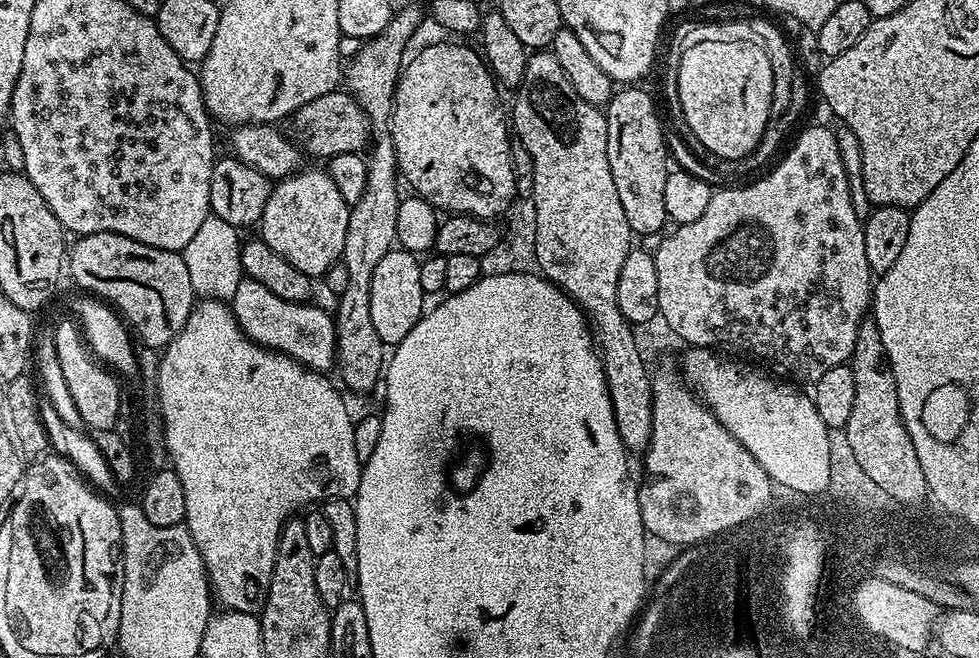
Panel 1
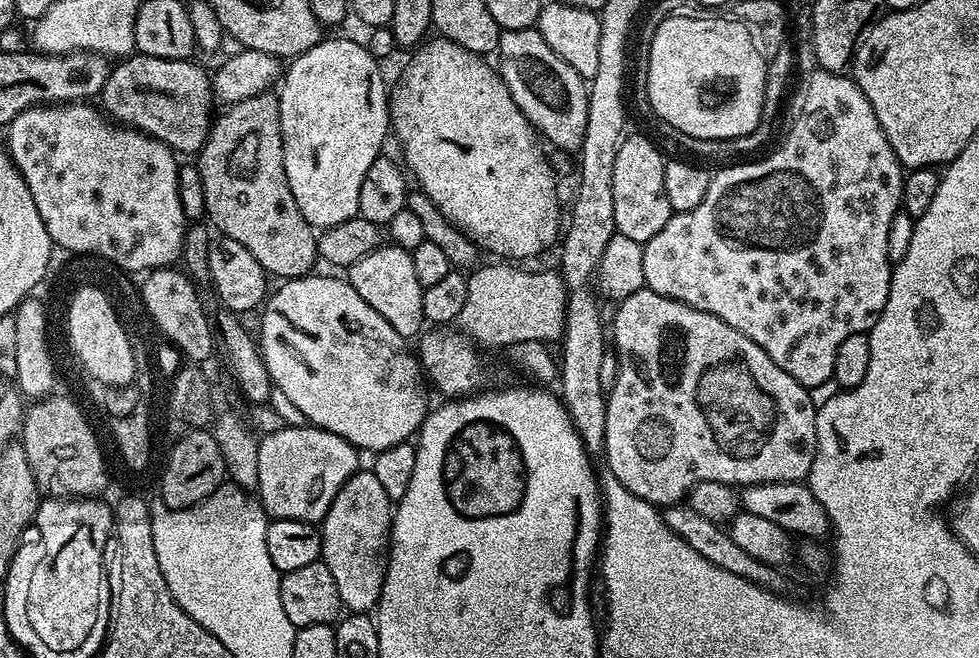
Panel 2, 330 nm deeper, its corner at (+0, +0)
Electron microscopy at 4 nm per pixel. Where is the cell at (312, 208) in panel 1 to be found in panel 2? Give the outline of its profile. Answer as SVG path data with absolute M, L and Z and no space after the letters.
M325 38L319 44L315 44L310 50L306 50L301 56L295 57L287 65L282 76L282 83L278 88L280 97L280 125L282 126L282 154L286 166L286 178L290 182L290 191L294 194L294 202L298 202L298 210L302 210L302 218L310 222L310 226L317 230L323 230L330 226L338 226L338 222L346 222L354 218L360 211L358 206L358 190L362 190L362 178L366 178L366 170L370 170L370 162L374 162L382 155L380 148L384 139L390 136L390 121L388 118L388 101L390 99L389 85L384 85L384 76L376 65L376 60L360 44L352 40L331 40Z

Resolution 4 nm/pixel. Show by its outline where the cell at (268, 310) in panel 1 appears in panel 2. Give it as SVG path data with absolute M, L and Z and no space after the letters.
M309 274L307 276L299 276L296 280L284 280L281 283L281 288L277 292L275 289L267 297L266 303L259 313L259 316L261 316L258 343L260 353L262 353L266 362L266 370L270 374L273 385L275 385L279 392L286 394L286 398L290 398L290 402L294 402L294 406L298 406L298 410L302 410L304 419L309 425L324 428L327 432L338 434L344 440L348 440L353 444L357 450L375 454L386 450L390 446L398 446L411 441L419 433L420 427L424 424L424 418L430 411L428 396L424 393L426 377L421 369L417 353L413 349L412 352L408 349L409 341L405 337L400 336L398 330L394 330L394 326L390 326L390 322L386 322L386 318L382 318L382 314L378 314L378 310L374 310L374 306L366 306L366 302L362 302L362 294L358 294L354 290L354 286L348 283L347 279L340 278L340 280L335 280L332 276L316 275Z

